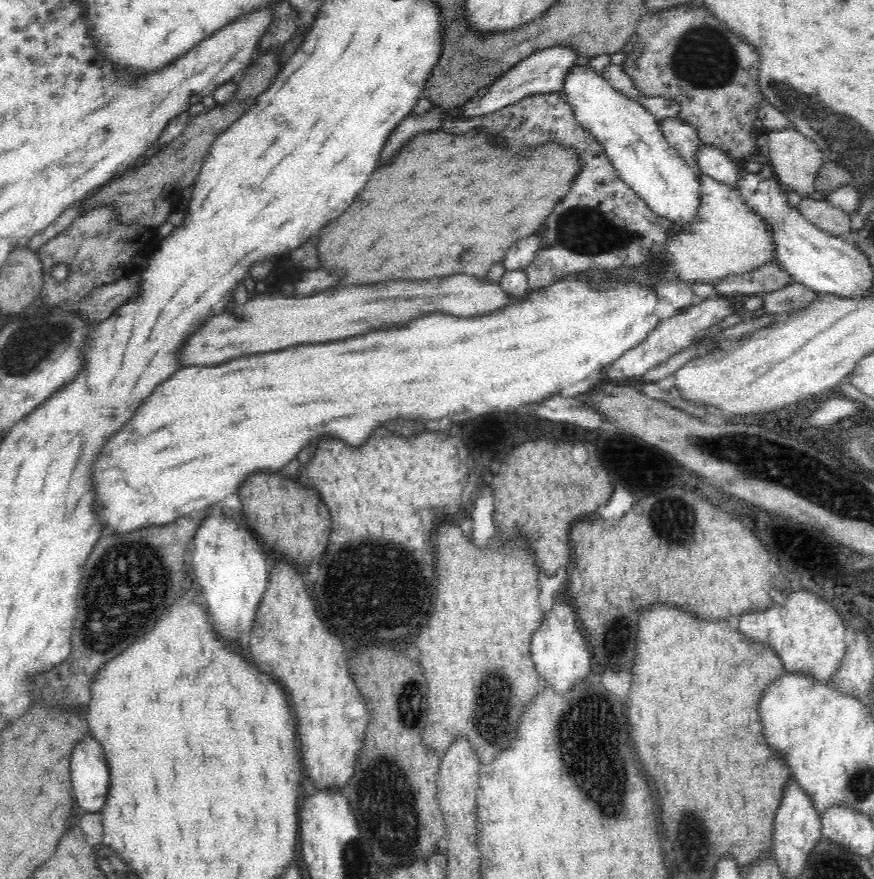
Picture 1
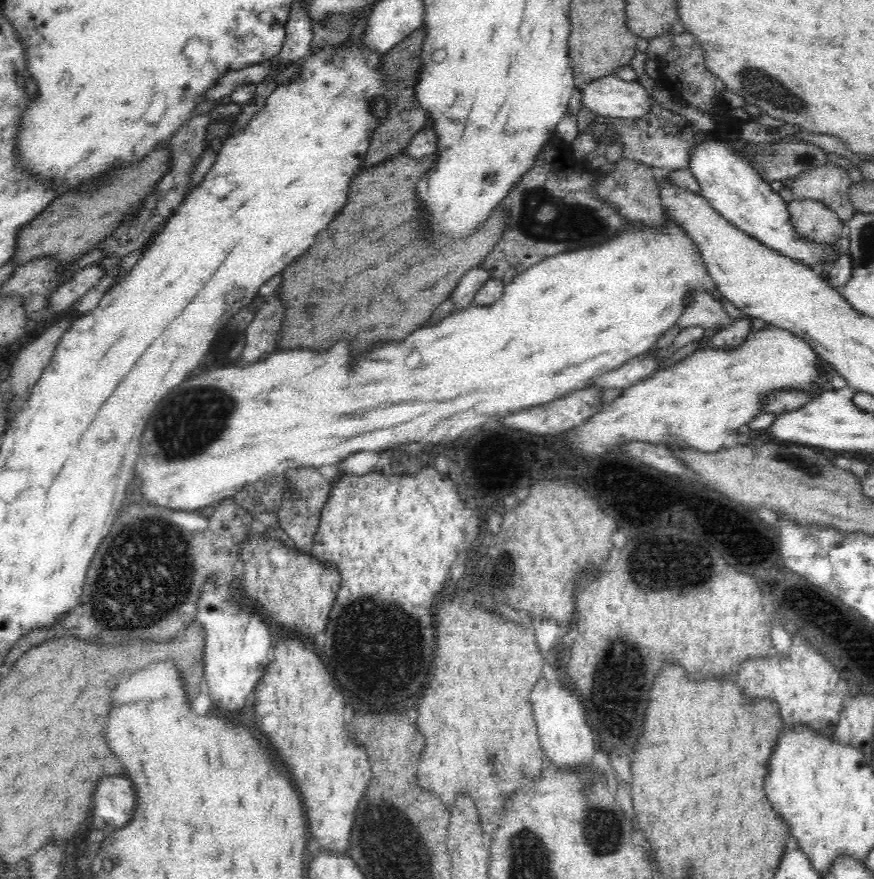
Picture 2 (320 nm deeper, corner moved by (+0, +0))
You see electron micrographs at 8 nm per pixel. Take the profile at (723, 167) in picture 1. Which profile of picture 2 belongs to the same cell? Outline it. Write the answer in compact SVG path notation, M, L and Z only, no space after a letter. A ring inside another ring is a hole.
M648 93L648 114L640 118L597 118L588 126L588 133L596 141L596 149L616 143L620 146L620 158L627 158L654 168L658 172L688 169L688 152L696 144L692 139L695 127L681 114L663 107Z

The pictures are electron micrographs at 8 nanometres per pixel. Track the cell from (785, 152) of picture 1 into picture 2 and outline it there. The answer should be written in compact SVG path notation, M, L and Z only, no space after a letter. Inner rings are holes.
M826 163L800 173L788 185L794 199L814 199L823 202L846 226L857 212L848 194L853 184L846 169Z

